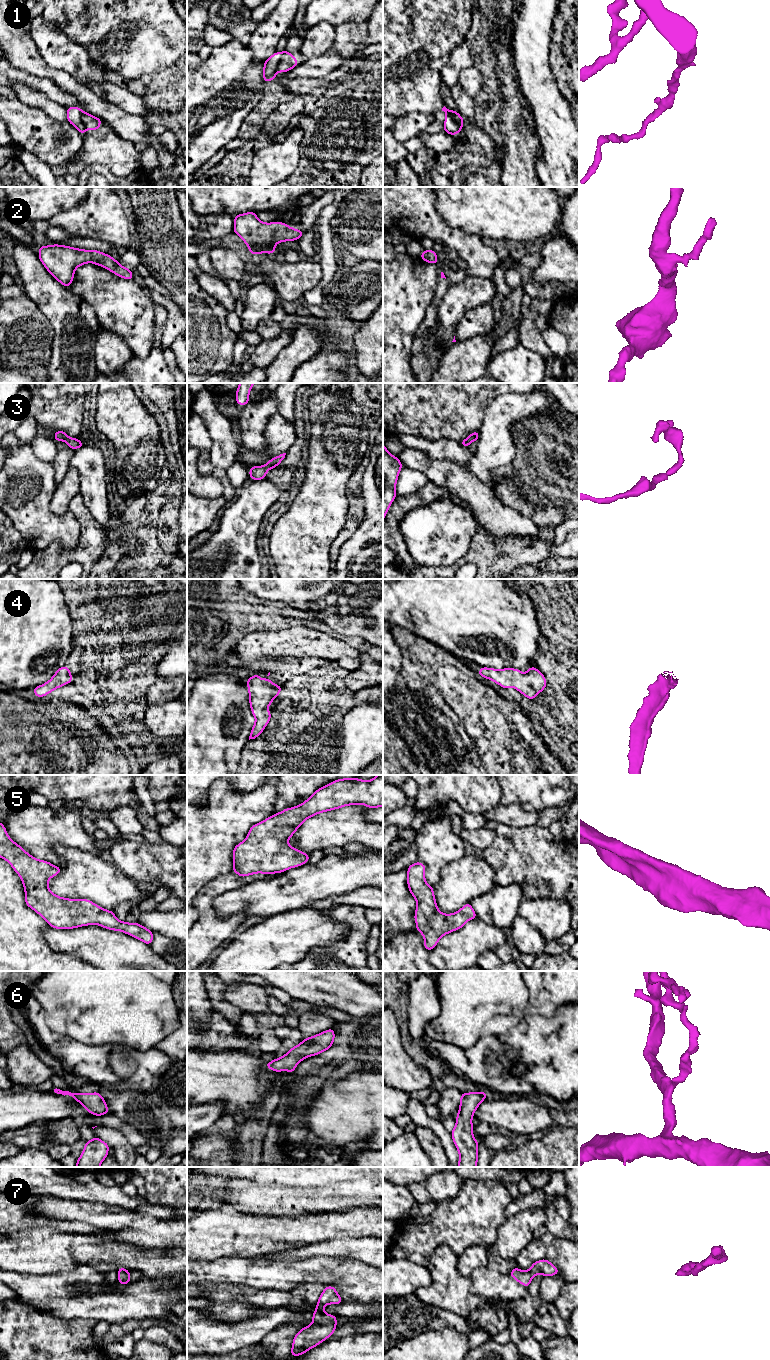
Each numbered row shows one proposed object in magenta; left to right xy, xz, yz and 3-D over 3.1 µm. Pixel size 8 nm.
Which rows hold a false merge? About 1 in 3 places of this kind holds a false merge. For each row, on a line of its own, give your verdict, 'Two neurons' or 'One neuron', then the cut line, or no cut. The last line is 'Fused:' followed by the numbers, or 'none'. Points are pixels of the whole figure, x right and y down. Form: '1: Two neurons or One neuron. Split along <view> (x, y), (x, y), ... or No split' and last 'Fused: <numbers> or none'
1: Two neurons. Split along yz (447, 114), (455, 120), (460, 129)
2: One neuron. No split
3: One neuron. No split
4: One neuron. No split
5: One neuron. No split
6: One neuron. No split
7: One neuron. No split
Fused: 1

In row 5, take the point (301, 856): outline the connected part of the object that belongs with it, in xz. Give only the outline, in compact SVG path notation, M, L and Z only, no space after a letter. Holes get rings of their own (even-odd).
M377 775L368 781L360 780L357 777L334 780L330 784L317 789L302 804L296 805L293 808L286 808L282 812L254 824L249 829L246 839L234 847L232 871L240 877L256 873L274 874L308 863L310 855L291 847L288 839L293 836L306 819L321 812L355 804L365 805L368 808L383 806L383 775Z

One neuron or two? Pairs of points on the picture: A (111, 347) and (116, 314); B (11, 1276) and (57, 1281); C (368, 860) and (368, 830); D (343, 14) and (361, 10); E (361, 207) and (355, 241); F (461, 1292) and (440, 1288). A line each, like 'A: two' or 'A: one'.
A: two
B: one
C: two
D: one
E: one
F: one

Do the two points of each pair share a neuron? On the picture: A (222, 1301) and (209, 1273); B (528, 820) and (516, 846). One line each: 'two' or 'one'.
A: two
B: two

